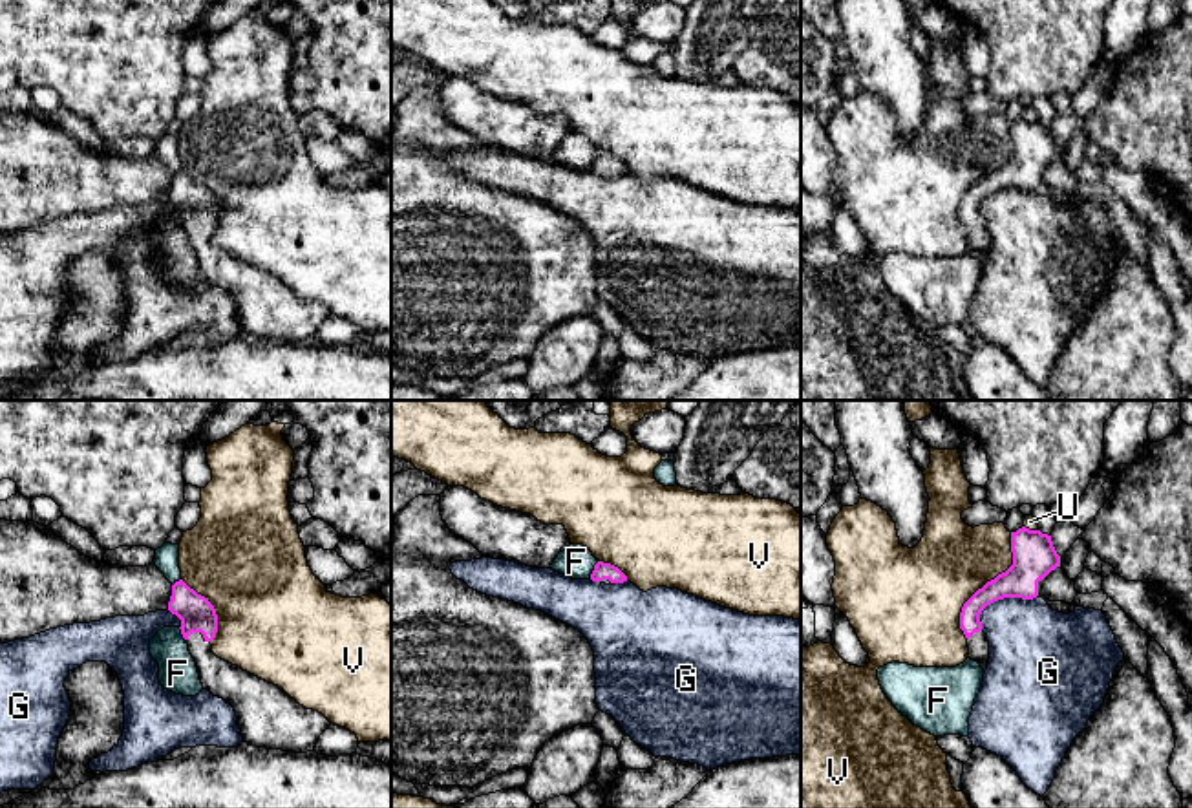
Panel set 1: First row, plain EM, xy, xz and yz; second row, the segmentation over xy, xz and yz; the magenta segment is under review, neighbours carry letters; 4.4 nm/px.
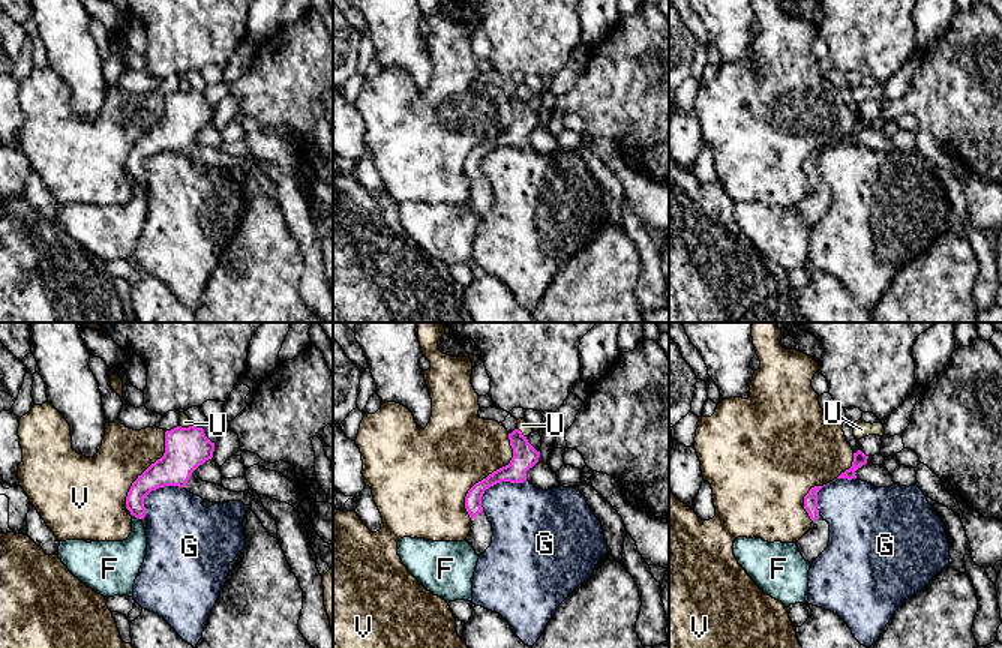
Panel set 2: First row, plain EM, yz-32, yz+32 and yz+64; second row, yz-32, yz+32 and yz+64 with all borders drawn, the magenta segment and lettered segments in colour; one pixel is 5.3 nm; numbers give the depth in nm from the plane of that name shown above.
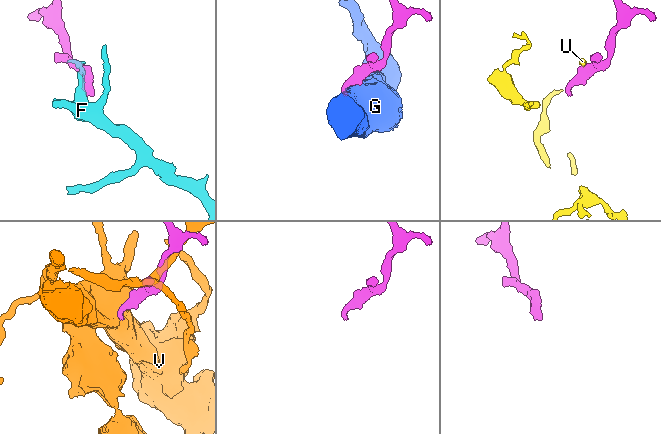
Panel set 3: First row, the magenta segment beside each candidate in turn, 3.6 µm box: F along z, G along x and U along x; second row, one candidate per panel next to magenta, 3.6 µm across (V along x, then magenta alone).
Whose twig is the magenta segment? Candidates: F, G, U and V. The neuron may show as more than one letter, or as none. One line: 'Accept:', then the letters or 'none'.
Accept: none

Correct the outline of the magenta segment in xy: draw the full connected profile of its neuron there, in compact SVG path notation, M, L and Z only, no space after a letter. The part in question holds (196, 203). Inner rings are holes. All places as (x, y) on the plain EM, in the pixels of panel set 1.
M179 170L172 175L168 201L181 210L179 219L196 252L203 280L234 298L245 333L294 344L314 342L320 325L331 313L322 303L300 296L278 276L212 243L218 205L208 188Z

